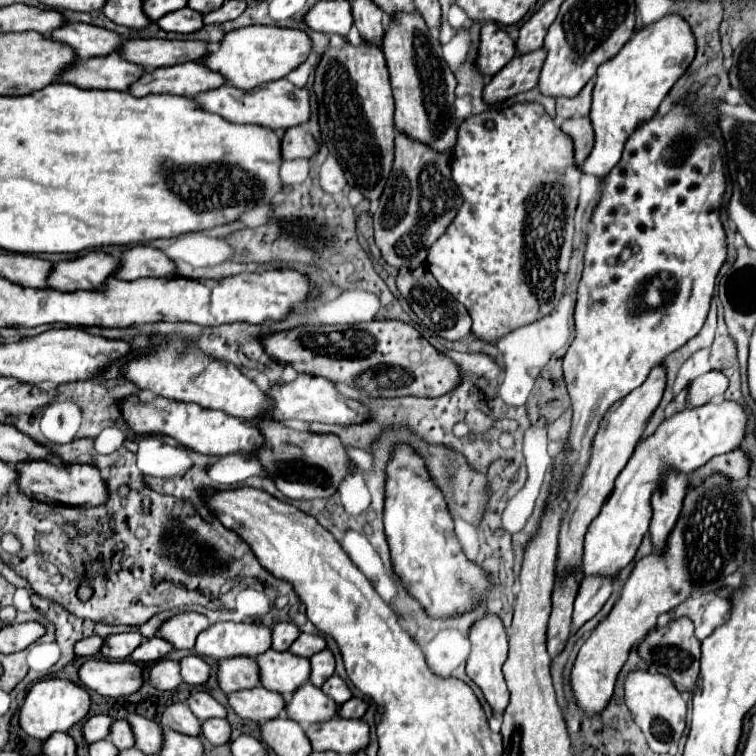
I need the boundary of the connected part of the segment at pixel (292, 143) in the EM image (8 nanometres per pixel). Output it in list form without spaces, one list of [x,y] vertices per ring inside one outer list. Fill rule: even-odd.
[[[290,127],[282,133],[282,159],[310,159],[316,153],[316,141],[306,127]]]

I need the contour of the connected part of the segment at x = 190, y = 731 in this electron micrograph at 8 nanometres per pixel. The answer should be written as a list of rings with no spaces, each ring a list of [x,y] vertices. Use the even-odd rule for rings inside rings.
[[[172,703],[162,713],[162,725],[184,733],[184,735],[200,735],[200,721],[196,715],[188,709],[186,703]]]

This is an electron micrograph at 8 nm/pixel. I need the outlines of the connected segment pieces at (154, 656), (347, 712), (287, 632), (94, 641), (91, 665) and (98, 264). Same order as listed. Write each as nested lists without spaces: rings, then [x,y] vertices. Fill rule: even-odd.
[[[152,637],[152,639],[144,639],[144,643],[140,643],[140,647],[136,647],[136,651],[132,651],[132,655],[128,659],[132,659],[132,661],[158,661],[170,649],[172,649],[172,645],[168,641],[164,641],[160,637]]]
[[[352,697],[352,699],[348,699],[346,703],[340,705],[338,715],[344,717],[344,719],[360,719],[366,713],[366,709],[368,709],[368,705],[362,699]]]
[[[286,621],[276,623],[272,627],[272,649],[286,651],[290,647],[290,643],[296,641],[298,635],[300,635],[300,629],[294,623],[286,623]]]
[[[88,637],[88,639],[80,639],[80,643],[76,643],[74,651],[76,655],[82,655],[82,657],[92,657],[100,651],[102,647],[102,639],[100,637]]]
[[[88,659],[78,669],[84,687],[106,697],[124,697],[138,691],[142,685],[142,669],[132,661]]]
[[[90,251],[70,261],[58,261],[48,275],[48,287],[60,291],[78,289],[100,289],[118,267],[118,259],[104,251]]]

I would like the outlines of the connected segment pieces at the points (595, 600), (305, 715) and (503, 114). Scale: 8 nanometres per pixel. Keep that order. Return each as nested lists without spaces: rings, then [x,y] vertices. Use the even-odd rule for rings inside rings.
[[[720,401],[702,407],[686,407],[674,417],[664,419],[664,423],[656,429],[654,435],[650,435],[648,439],[636,445],[634,455],[630,457],[628,465],[622,469],[622,473],[616,479],[612,495],[604,503],[600,515],[588,527],[588,535],[584,541],[584,563],[582,563],[582,571],[588,577],[582,579],[580,591],[574,601],[574,615],[572,615],[574,629],[582,627],[588,619],[592,619],[602,609],[602,605],[612,595],[616,575],[634,559],[636,549],[640,547],[640,541],[646,535],[650,525],[652,495],[660,487],[666,471],[680,471],[688,475],[696,469],[690,475],[688,489],[698,487],[700,483],[704,483],[706,477],[712,475],[724,475],[732,481],[744,479],[748,475],[746,453],[732,451],[740,445],[744,437],[744,427],[746,427],[744,409],[734,401]]]
[[[304,683],[304,687],[298,687],[296,693],[292,693],[286,701],[286,717],[292,721],[308,727],[312,723],[328,721],[336,715],[338,705],[326,697],[318,687],[312,683]]]
[[[518,103],[512,107],[504,107],[504,109],[488,109],[486,113],[468,117],[466,121],[460,123],[458,127],[458,141],[456,147],[452,151],[452,179],[456,181],[460,193],[462,193],[462,207],[458,209],[454,221],[450,223],[450,227],[446,229],[446,233],[436,239],[436,243],[428,249],[428,271],[436,277],[436,281],[440,283],[442,289],[446,289],[456,301],[460,301],[470,317],[472,317],[472,333],[476,333],[478,337],[482,337],[484,341],[494,341],[498,337],[508,335],[510,331],[534,323],[542,317],[546,317],[548,313],[552,313],[562,297],[562,283],[564,283],[564,275],[568,269],[568,261],[570,261],[570,253],[572,253],[572,237],[574,237],[574,213],[576,213],[576,201],[578,201],[578,181],[582,171],[574,165],[574,147],[568,135],[564,135],[556,125],[554,119],[550,119],[544,111],[544,107],[540,107],[538,103]],[[492,121],[494,127],[488,129],[486,123]]]

